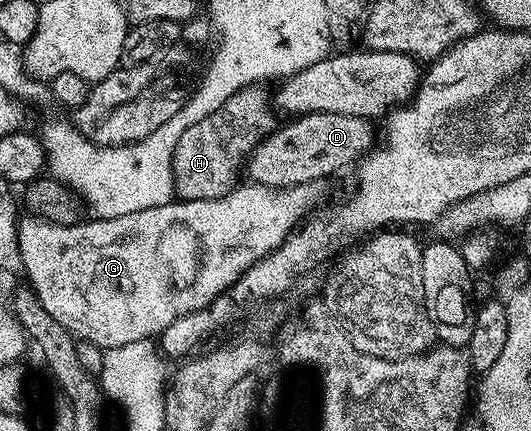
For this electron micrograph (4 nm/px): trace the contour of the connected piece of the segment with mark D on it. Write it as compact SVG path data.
M306 112L289 120L292 121L277 127L248 157L246 176L251 183L289 188L315 180L327 181L327 176L342 171L347 164L355 165L372 151L378 140L377 129L376 132L372 129L373 121L354 114Z

